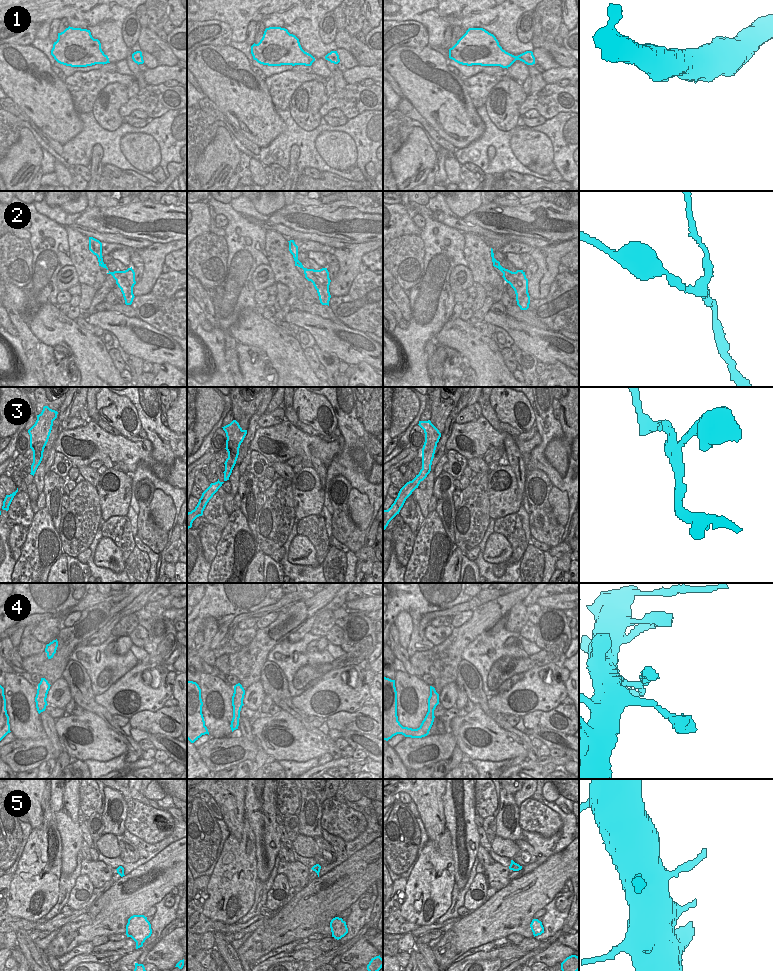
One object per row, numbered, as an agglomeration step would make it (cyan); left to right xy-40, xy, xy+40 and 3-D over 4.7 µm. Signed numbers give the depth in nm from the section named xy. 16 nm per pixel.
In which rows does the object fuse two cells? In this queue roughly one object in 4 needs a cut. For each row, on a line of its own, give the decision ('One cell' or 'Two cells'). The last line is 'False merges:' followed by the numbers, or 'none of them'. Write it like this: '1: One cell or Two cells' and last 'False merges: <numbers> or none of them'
1: One cell
2: One cell
3: One cell
4: One cell
5: One cell
False merges: none of them

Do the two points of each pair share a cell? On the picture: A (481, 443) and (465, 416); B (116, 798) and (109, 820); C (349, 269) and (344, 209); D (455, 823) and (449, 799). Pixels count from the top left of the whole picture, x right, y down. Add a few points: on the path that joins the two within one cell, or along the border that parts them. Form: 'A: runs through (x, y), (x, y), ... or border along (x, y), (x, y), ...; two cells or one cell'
A: border along (480, 415), (475, 420), (463, 423), (455, 422); two cells
B: runs through (109, 799), (107, 801), (106, 813); one cell
C: border along (372, 240), (351, 244); two cells
D: runs through (455, 817), (454, 805); one cell

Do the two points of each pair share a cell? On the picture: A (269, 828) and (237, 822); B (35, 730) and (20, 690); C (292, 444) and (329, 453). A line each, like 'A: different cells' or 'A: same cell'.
A: different cells
B: same cell
C: same cell

